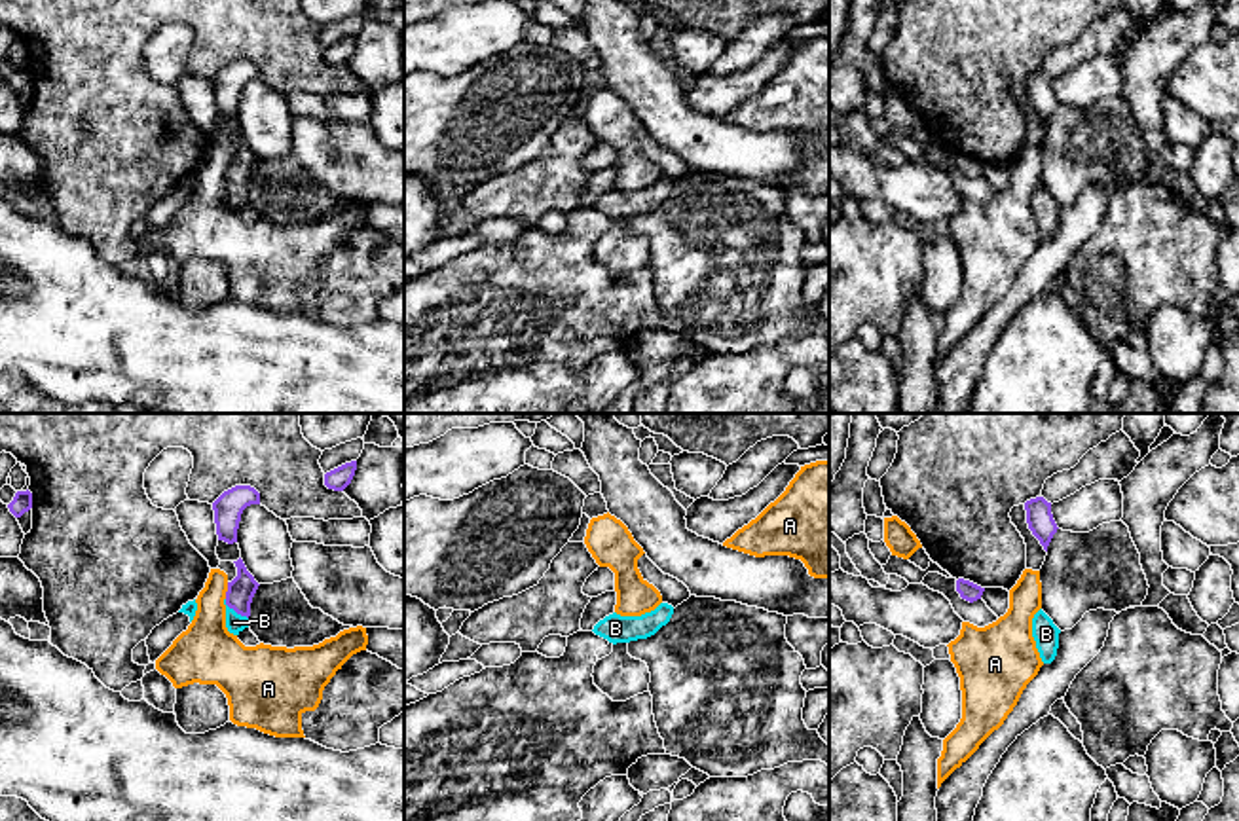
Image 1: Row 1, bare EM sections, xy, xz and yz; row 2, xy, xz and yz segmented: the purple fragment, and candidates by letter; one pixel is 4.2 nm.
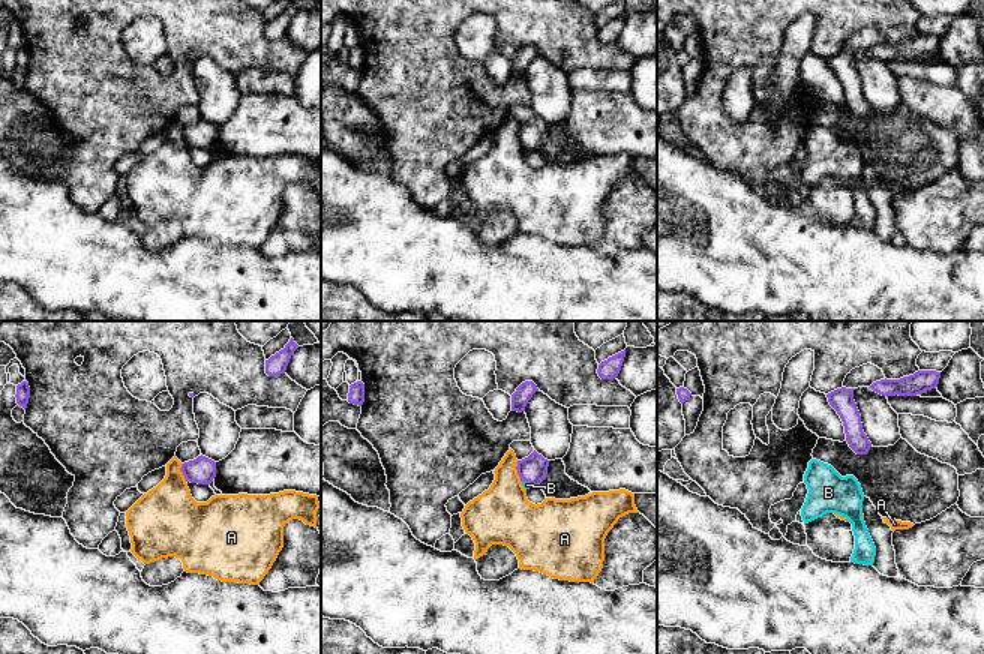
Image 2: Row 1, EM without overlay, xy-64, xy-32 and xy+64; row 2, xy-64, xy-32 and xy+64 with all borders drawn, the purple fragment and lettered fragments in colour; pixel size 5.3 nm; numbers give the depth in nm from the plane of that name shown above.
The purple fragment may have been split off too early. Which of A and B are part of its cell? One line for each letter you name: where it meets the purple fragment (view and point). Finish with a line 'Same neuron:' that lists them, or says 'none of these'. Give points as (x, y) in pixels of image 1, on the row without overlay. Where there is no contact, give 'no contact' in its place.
B: meets purple in xy at (236, 186)
Same neuron: B

